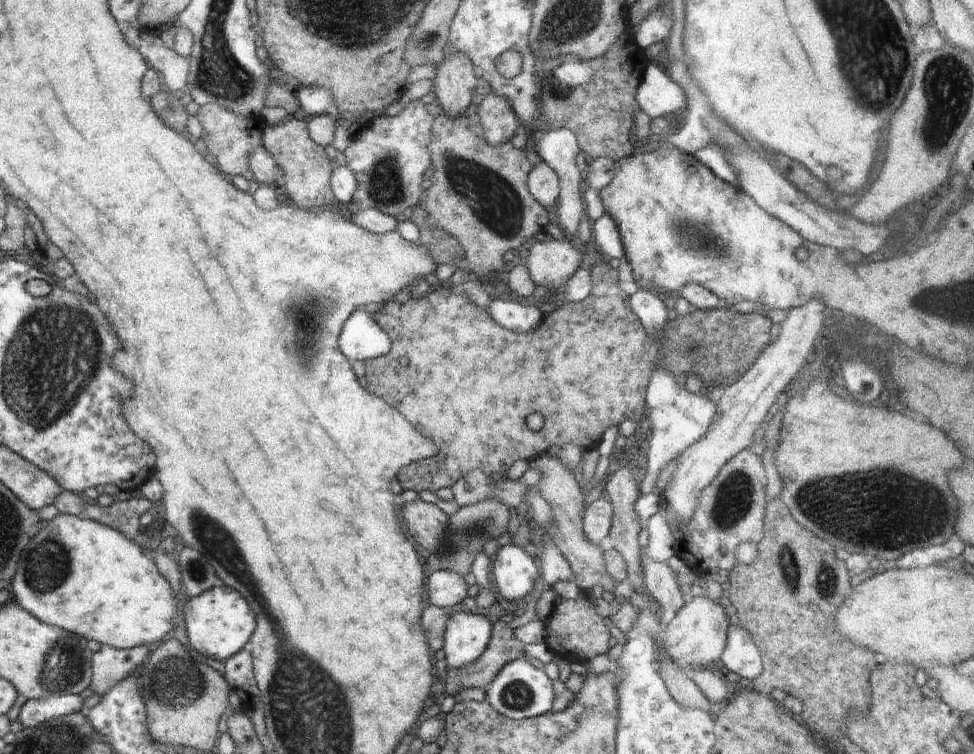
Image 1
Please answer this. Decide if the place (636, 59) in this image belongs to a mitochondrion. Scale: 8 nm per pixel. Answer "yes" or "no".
no

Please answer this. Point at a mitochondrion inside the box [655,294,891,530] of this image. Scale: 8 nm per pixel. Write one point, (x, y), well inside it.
(722, 344)

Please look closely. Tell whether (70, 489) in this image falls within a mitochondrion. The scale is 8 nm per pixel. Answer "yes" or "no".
no

